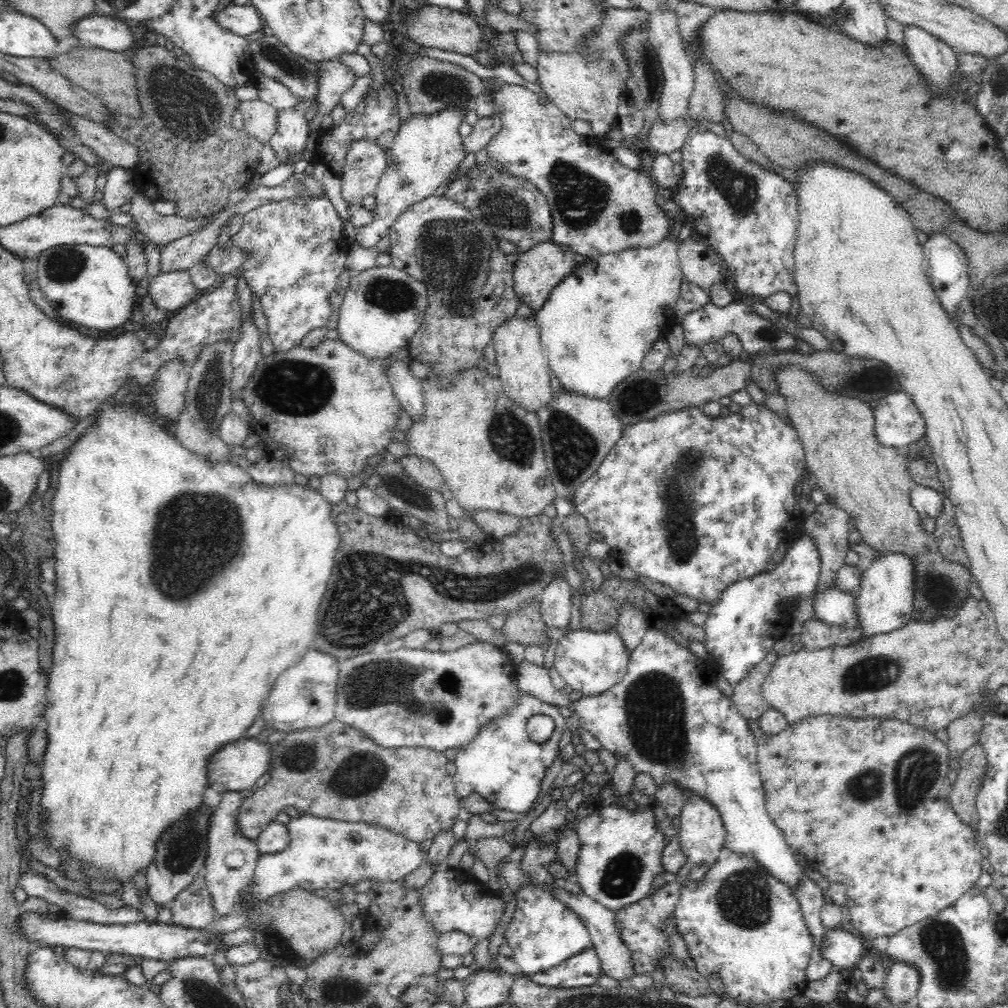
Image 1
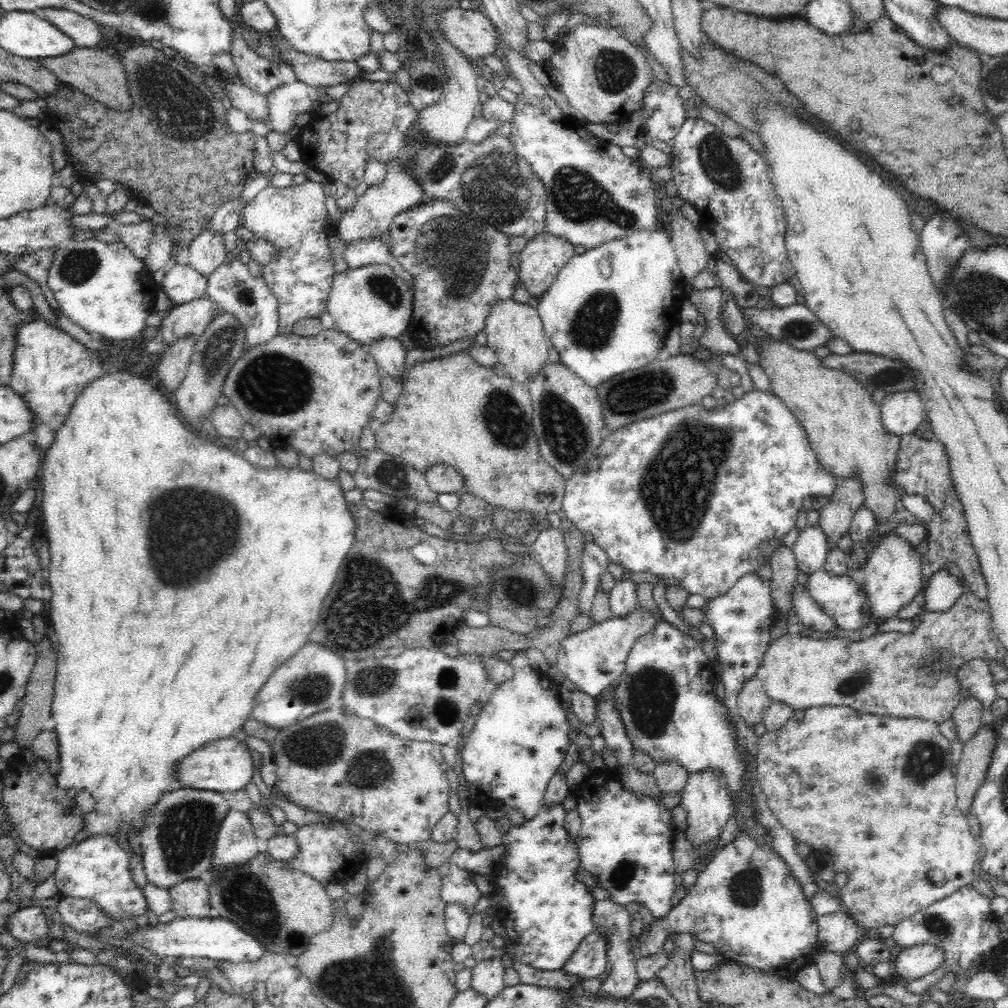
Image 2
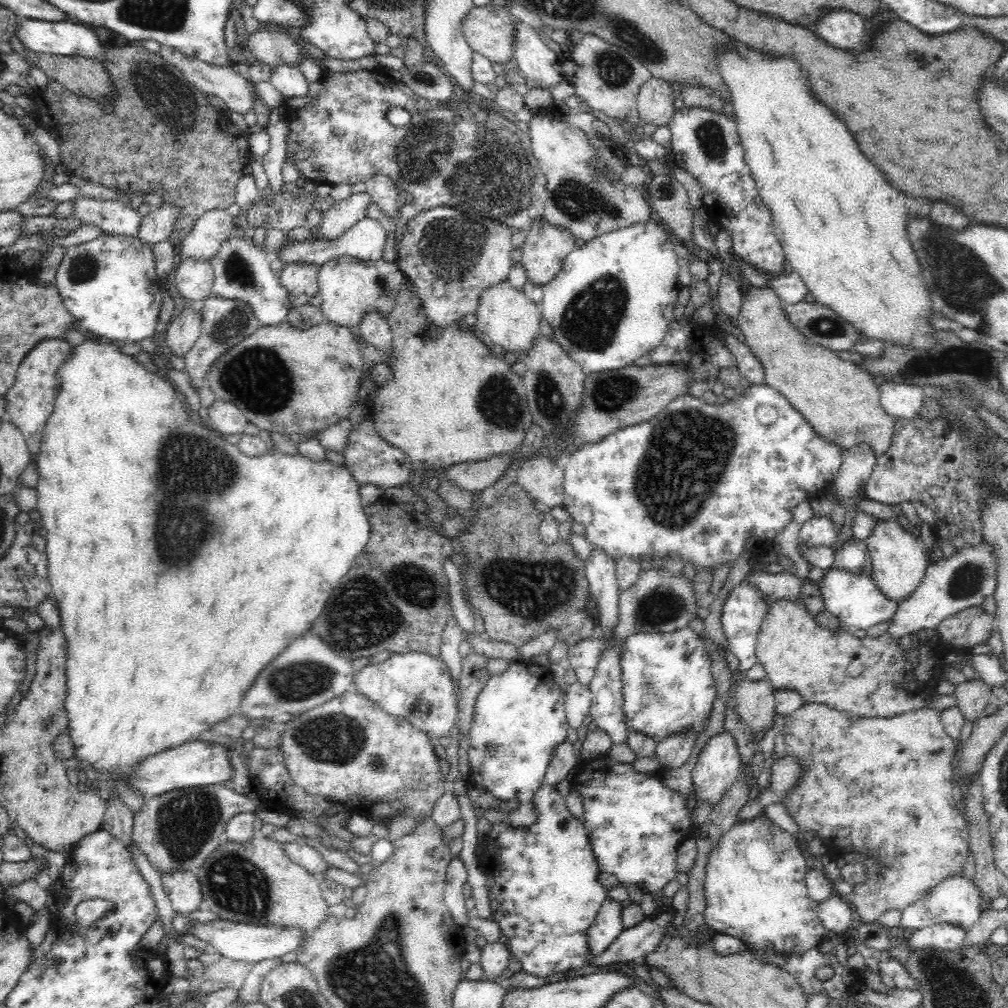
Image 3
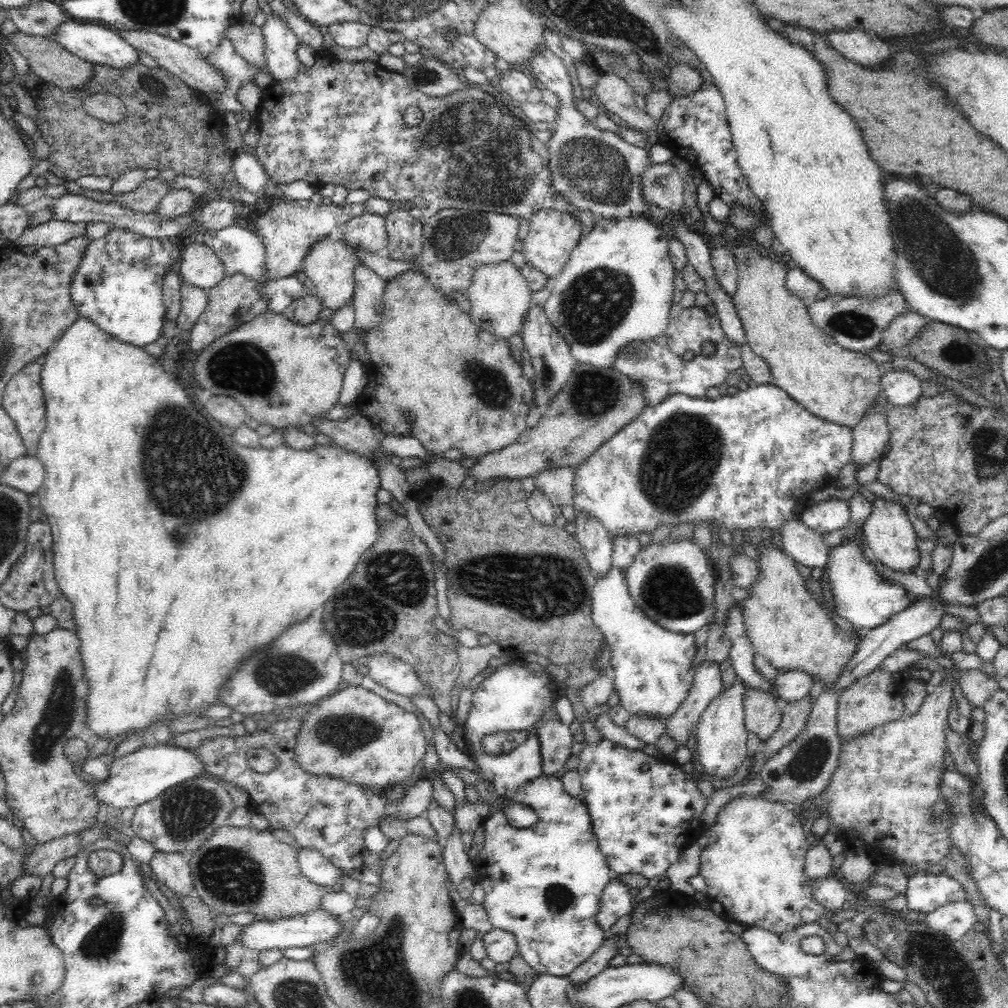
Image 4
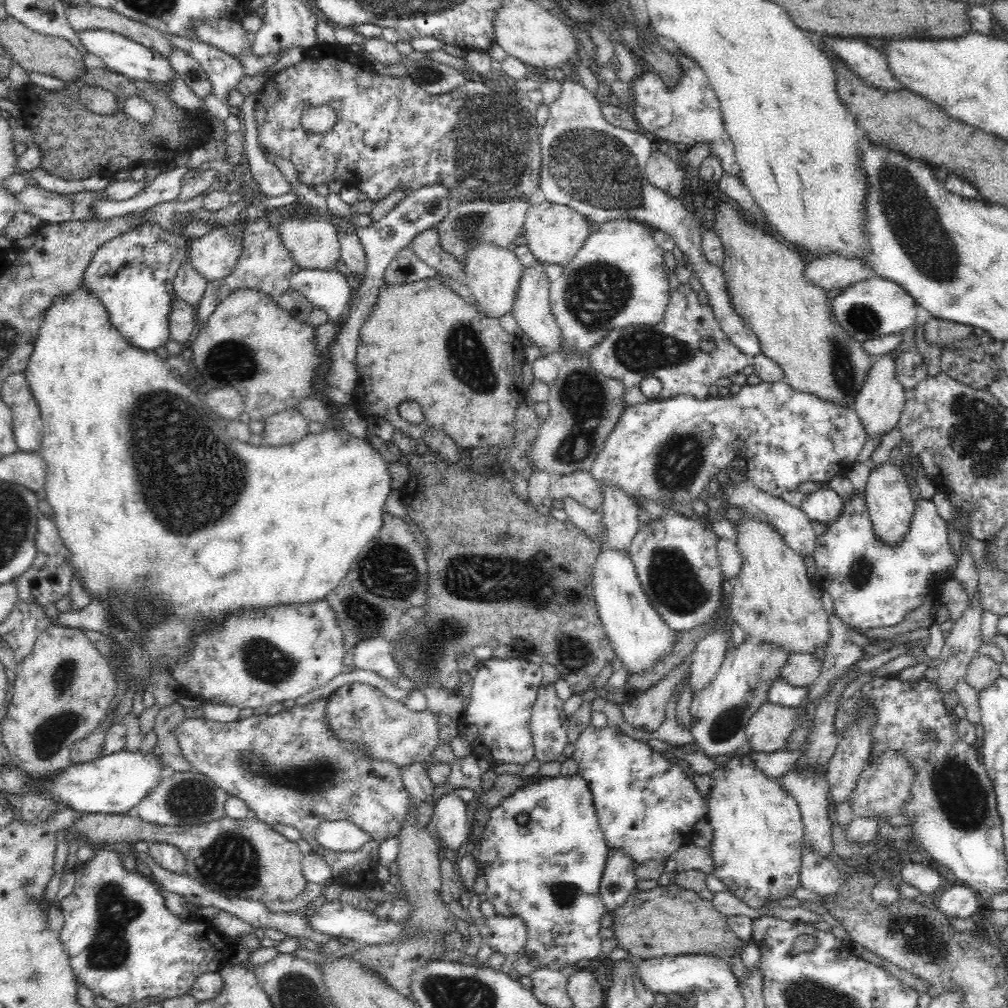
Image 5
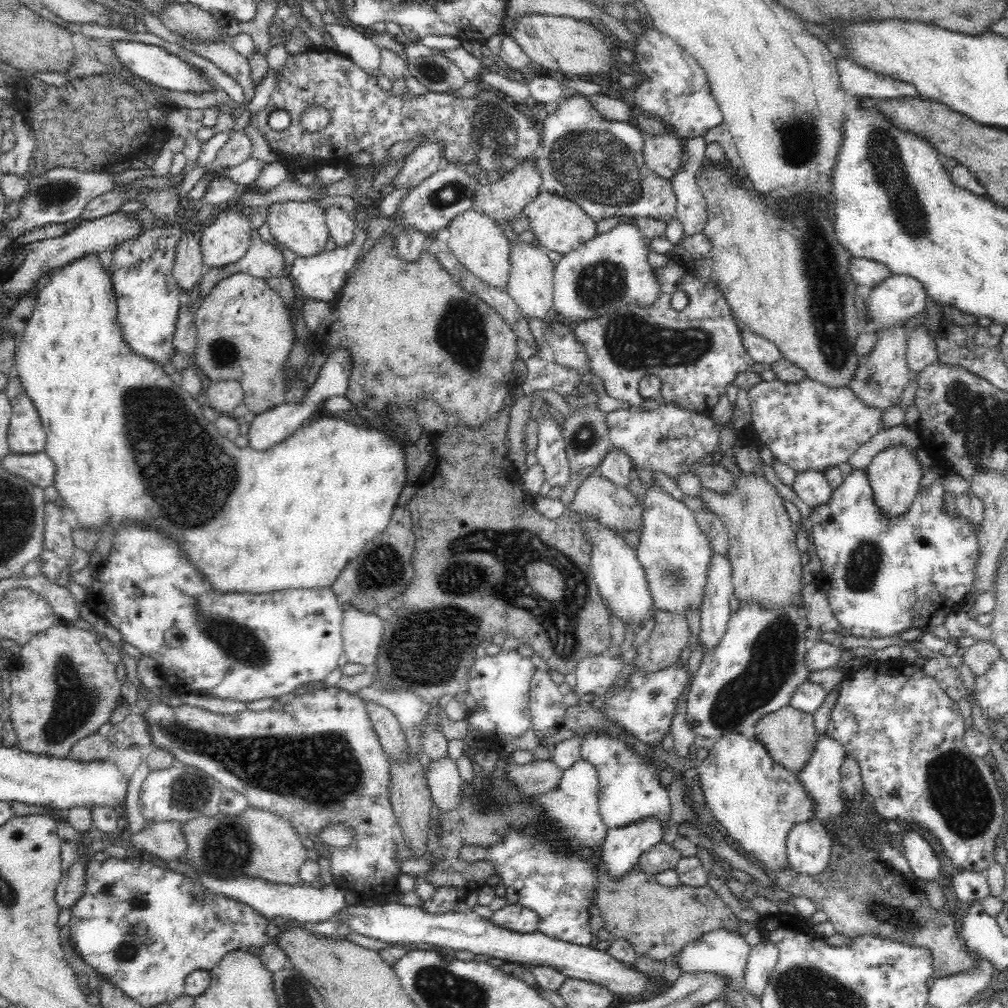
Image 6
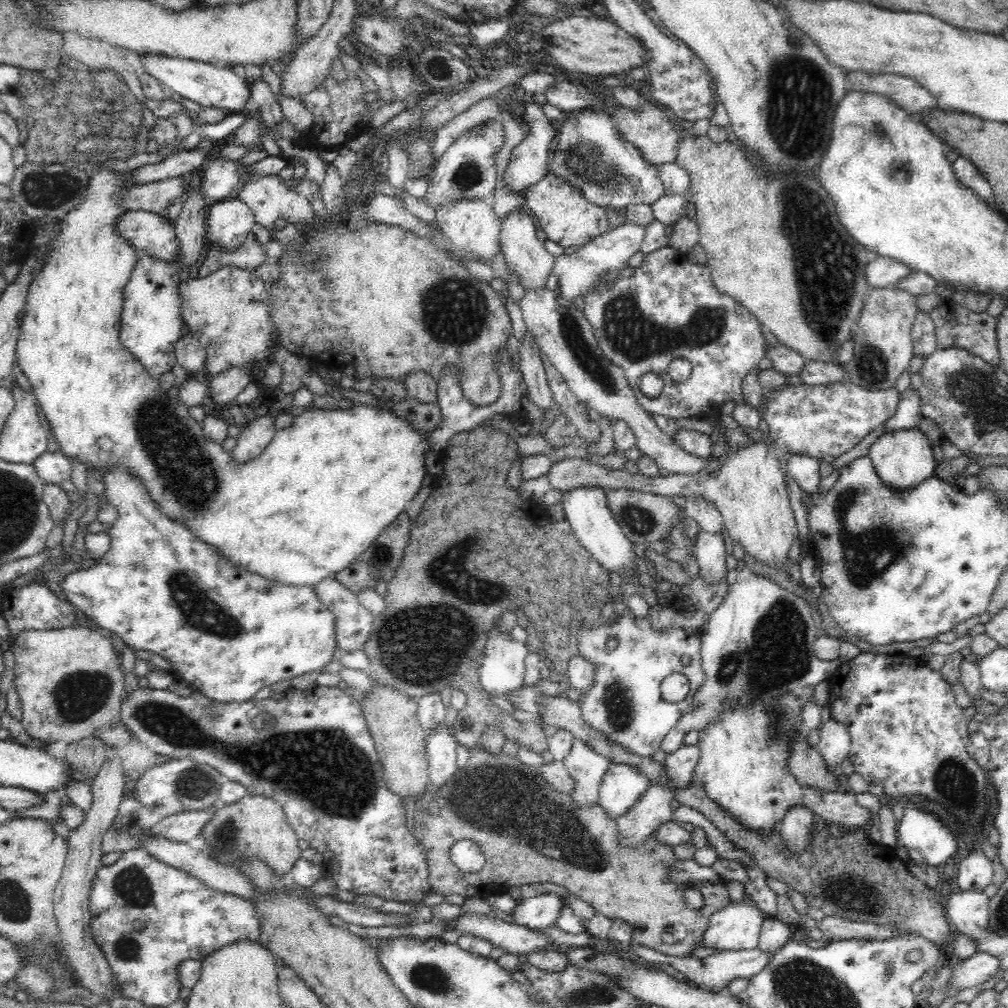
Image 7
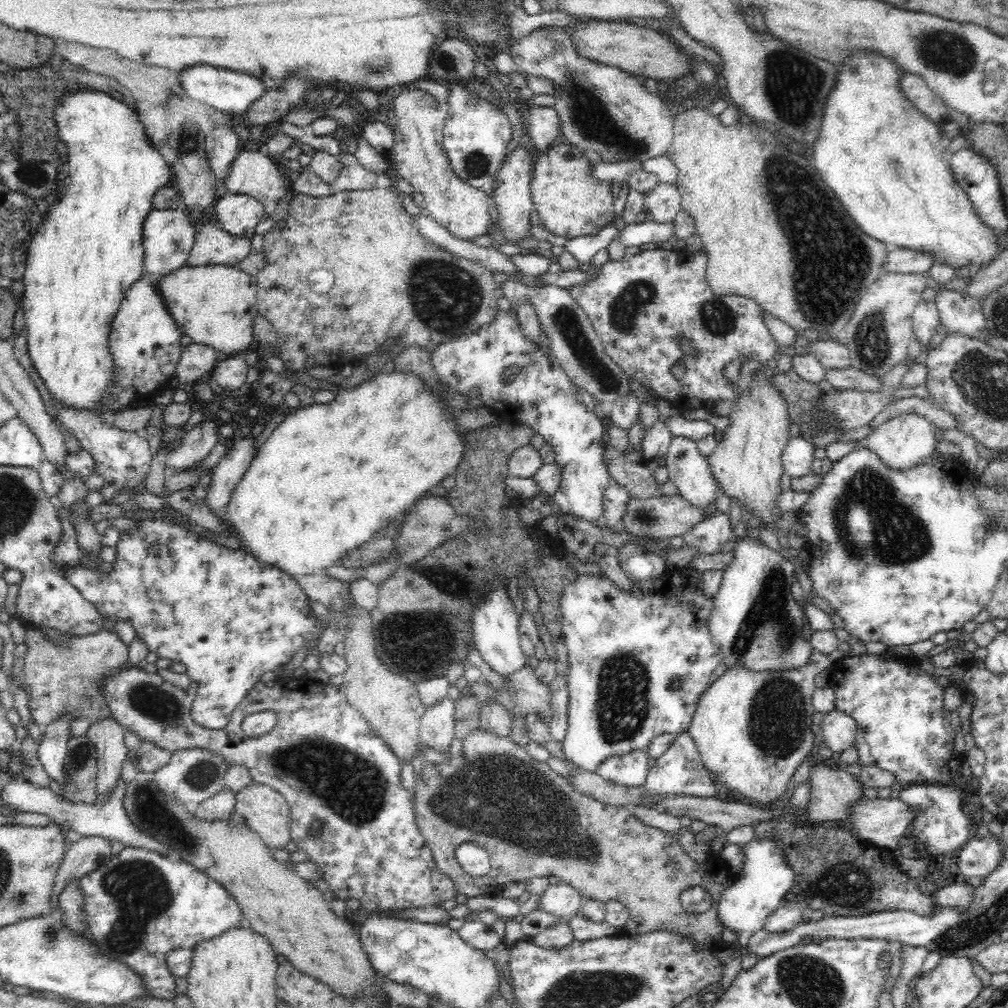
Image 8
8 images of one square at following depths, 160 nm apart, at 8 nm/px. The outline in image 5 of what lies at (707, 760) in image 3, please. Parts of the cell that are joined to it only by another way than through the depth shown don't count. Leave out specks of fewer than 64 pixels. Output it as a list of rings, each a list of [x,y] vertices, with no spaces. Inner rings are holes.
[[[746,636],[738,648],[732,647],[724,657],[720,670],[708,688],[697,692],[690,713],[694,717],[691,733],[694,744],[709,759],[736,752],[745,744],[744,731],[760,704],[766,702],[770,682],[778,678],[780,666],[786,664],[788,653],[772,643],[760,643]]]

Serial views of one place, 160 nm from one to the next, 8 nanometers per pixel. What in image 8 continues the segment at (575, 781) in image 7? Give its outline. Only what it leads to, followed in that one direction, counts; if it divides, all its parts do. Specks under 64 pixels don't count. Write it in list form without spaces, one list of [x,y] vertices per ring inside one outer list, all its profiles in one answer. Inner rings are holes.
[[[670,566],[669,570],[661,576],[661,580],[635,580],[631,591],[624,592],[616,587],[608,578],[598,580],[594,576],[581,576],[572,584],[565,587],[561,596],[561,611],[563,612],[562,626],[564,634],[564,643],[567,646],[569,654],[569,670],[567,677],[567,687],[569,690],[569,703],[567,708],[567,733],[562,742],[562,758],[568,763],[576,765],[582,771],[590,771],[596,773],[597,768],[612,757],[621,757],[629,755],[636,751],[647,752],[649,744],[660,735],[665,734],[679,734],[688,731],[693,715],[695,714],[698,696],[706,690],[712,672],[718,664],[720,664],[720,657],[718,657],[718,649],[714,647],[710,633],[708,633],[708,618],[712,612],[712,599],[706,599],[702,595],[702,573],[693,571],[691,568],[677,568]],[[674,676],[681,678],[681,689],[679,691],[672,691],[668,684],[672,682]]]

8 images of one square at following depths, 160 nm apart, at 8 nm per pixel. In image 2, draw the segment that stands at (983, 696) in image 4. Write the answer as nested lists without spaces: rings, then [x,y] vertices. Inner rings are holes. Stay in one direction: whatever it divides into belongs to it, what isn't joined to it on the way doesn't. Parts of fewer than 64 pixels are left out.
[[[974,697],[964,698],[954,710],[951,720],[956,727],[956,739],[964,744],[982,727],[982,704]]]

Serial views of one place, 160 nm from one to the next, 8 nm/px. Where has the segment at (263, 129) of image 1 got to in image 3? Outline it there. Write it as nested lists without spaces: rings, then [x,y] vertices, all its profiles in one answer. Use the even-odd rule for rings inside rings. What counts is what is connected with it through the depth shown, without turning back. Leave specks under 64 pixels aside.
[[[161,46],[161,51],[158,52],[162,55],[162,58],[172,66],[182,71],[182,74],[186,77],[186,80],[190,81],[190,84],[196,86],[201,92],[206,95],[216,95],[220,97],[226,103],[227,107],[238,114],[246,114],[253,110],[254,100],[256,100],[255,88],[250,84],[240,73],[237,73],[232,67],[220,67],[205,62],[198,61],[198,59],[186,59],[186,56],[182,55],[178,49],[174,47]]]

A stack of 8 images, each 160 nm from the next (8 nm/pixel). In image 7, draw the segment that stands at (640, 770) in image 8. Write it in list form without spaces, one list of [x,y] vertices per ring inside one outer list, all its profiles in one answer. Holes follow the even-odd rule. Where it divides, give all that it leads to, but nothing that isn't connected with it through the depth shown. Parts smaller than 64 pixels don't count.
[[[611,763],[599,786],[598,804],[616,820],[641,799],[648,787],[644,773],[629,765]]]

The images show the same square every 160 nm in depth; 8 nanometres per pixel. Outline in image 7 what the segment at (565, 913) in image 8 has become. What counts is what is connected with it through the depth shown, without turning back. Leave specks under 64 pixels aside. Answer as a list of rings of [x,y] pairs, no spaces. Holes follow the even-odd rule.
[[[544,893],[522,900],[508,915],[511,915],[514,923],[519,926],[524,926],[529,930],[543,931],[555,924],[563,908],[562,904],[564,900],[560,895]]]

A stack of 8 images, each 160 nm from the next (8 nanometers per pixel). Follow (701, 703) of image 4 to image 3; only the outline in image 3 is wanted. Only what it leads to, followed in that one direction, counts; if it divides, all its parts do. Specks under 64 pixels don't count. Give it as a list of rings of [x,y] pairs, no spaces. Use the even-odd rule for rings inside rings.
[[[684,733],[661,740],[655,750],[661,768],[674,770],[684,766],[690,758],[696,738],[696,733]]]

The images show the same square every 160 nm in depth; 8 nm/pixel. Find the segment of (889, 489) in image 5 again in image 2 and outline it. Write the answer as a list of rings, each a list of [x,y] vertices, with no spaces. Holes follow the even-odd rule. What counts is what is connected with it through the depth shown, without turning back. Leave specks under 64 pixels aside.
[[[897,535],[882,538],[878,546],[867,557],[867,564],[863,568],[863,582],[860,586],[866,595],[867,606],[872,618],[877,622],[885,622],[897,616],[900,609],[912,602],[912,599],[924,586],[922,583],[922,556],[914,546]]]

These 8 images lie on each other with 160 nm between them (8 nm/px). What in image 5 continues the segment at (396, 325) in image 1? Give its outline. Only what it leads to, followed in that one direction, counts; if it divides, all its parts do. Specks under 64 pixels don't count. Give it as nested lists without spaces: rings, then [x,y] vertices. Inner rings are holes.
[[[320,217],[280,223],[278,233],[300,269],[333,271],[341,259],[338,230]]]

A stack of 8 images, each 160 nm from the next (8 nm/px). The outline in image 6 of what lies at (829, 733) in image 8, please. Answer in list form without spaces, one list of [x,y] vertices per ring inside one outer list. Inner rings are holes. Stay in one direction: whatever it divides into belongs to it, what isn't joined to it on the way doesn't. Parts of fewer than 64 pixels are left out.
[[[828,735],[817,736],[816,746],[812,756],[806,760],[804,768],[800,772],[794,772],[798,781],[802,783],[804,791],[810,795],[812,801],[812,818],[824,826],[831,818],[838,816],[842,812],[844,801],[840,798],[840,771],[839,768],[844,760],[846,752],[838,741],[828,737]]]

